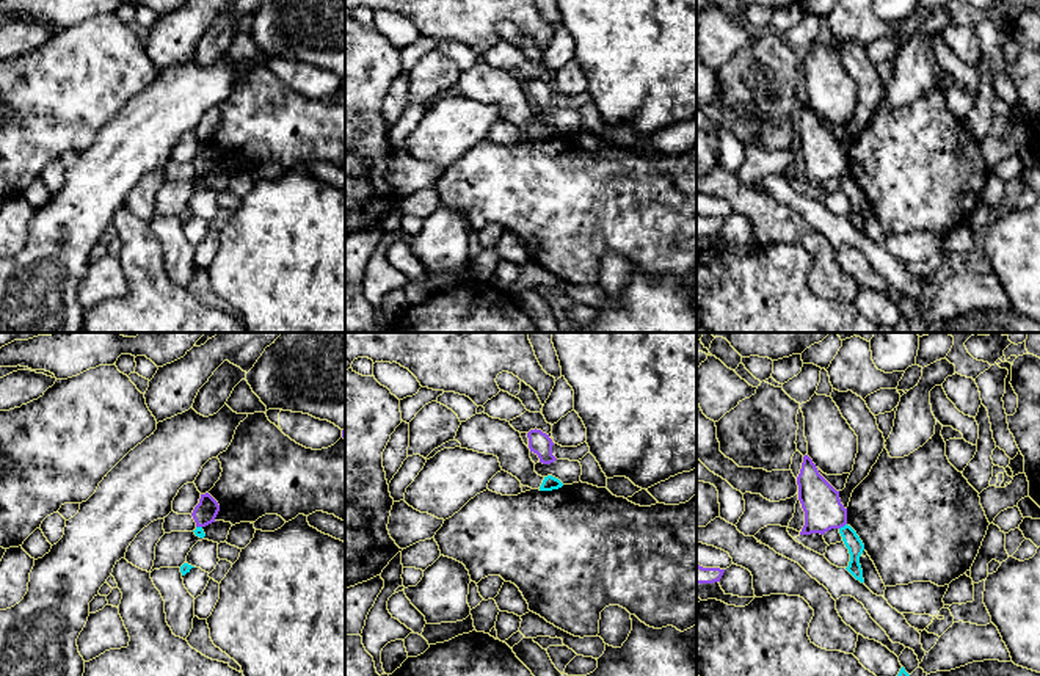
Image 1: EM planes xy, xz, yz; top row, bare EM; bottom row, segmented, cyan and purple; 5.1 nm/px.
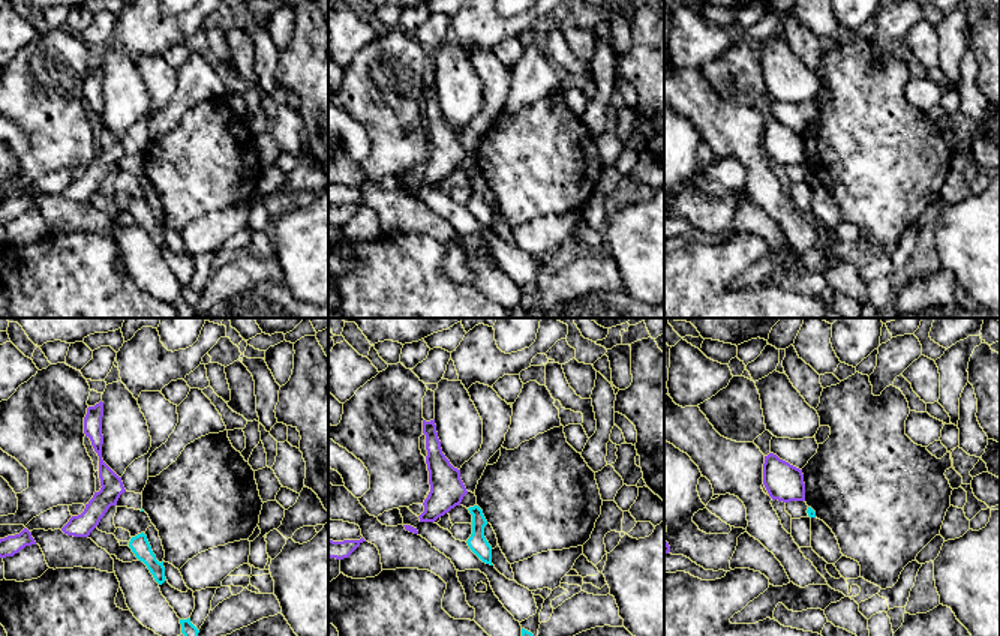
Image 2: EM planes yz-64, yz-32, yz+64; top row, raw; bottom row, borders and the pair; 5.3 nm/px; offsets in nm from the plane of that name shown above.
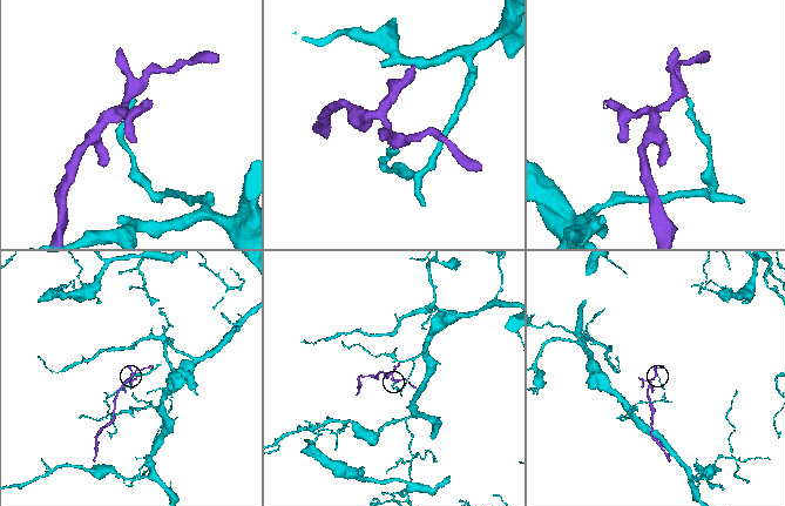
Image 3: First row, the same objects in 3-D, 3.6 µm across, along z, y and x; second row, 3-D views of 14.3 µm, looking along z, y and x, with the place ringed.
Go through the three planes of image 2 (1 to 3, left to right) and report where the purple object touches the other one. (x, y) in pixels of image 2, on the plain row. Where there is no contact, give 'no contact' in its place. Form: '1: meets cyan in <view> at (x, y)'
1: no contact
2: no contact
3: no contact

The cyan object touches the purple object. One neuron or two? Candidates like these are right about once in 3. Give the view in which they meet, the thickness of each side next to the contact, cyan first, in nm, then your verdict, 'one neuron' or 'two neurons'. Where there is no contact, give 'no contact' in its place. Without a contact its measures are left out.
contact in yz; calibres 90 and 200 nm; two neurons

